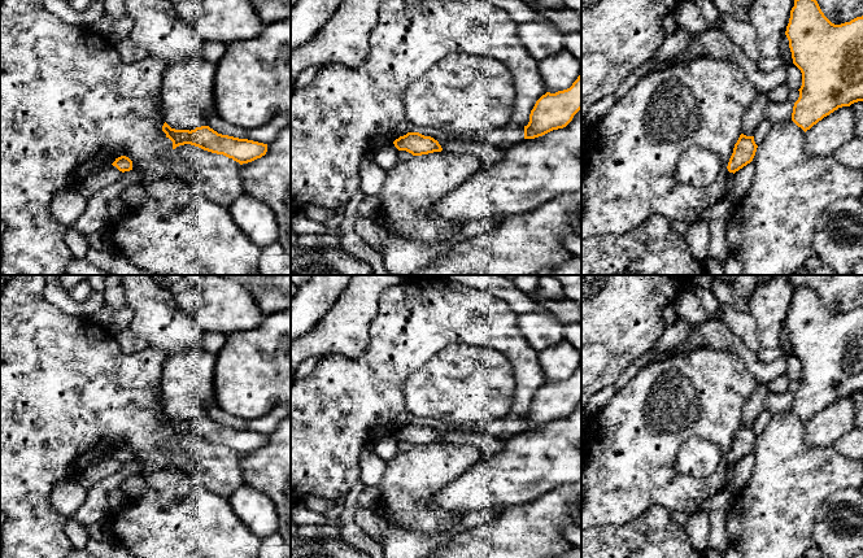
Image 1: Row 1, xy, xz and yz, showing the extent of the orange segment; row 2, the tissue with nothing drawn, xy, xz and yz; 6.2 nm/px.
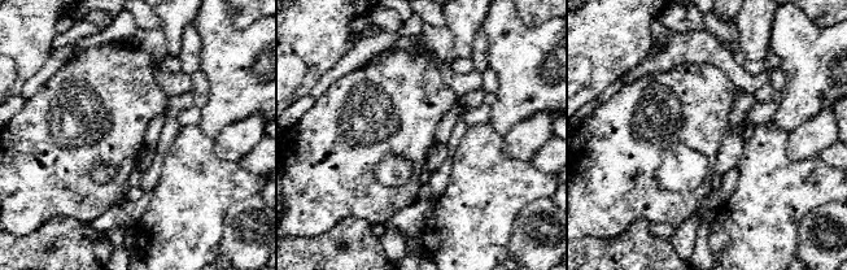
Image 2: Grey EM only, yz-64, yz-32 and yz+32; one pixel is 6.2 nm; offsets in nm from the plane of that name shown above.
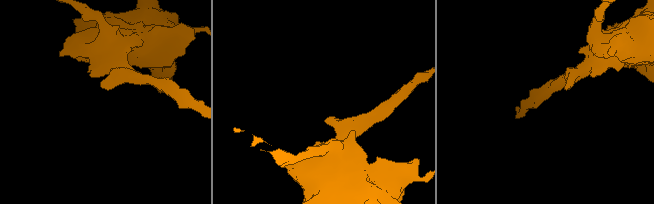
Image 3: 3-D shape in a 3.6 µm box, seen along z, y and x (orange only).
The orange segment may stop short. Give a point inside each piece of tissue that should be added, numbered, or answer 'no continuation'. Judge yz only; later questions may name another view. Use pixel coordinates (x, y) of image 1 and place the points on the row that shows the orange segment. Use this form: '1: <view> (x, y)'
no continuation

